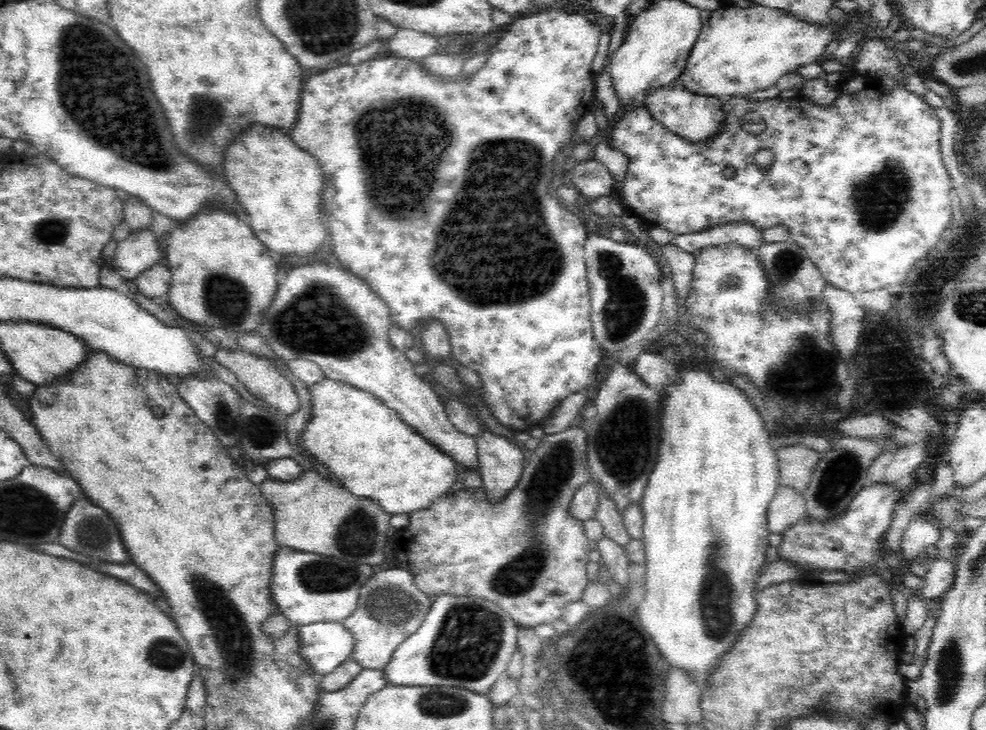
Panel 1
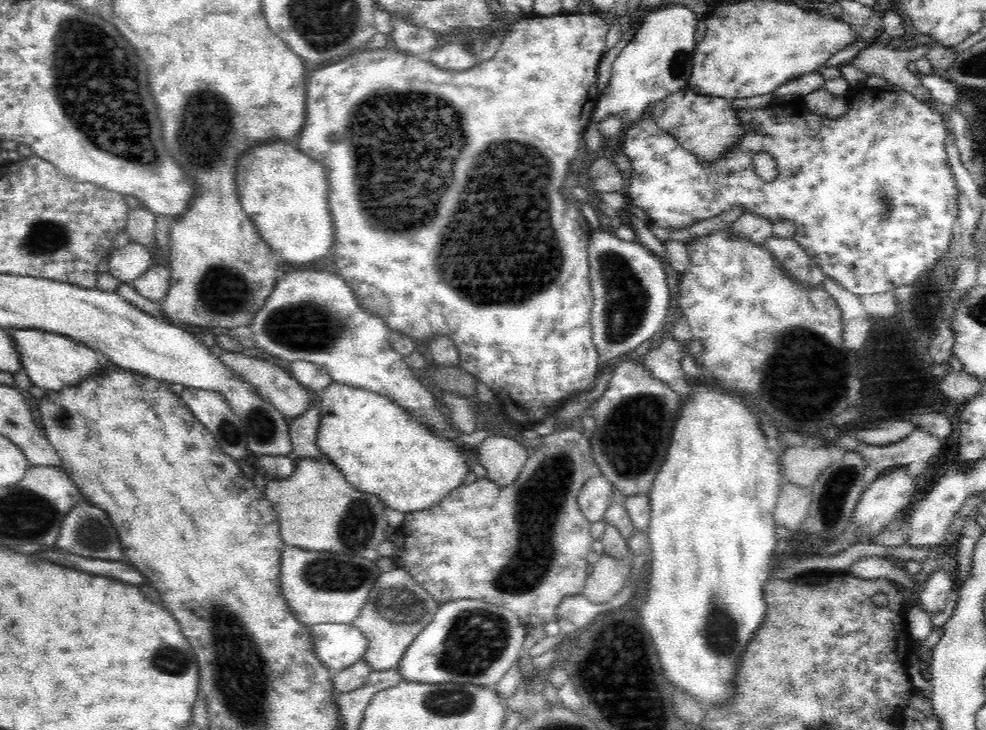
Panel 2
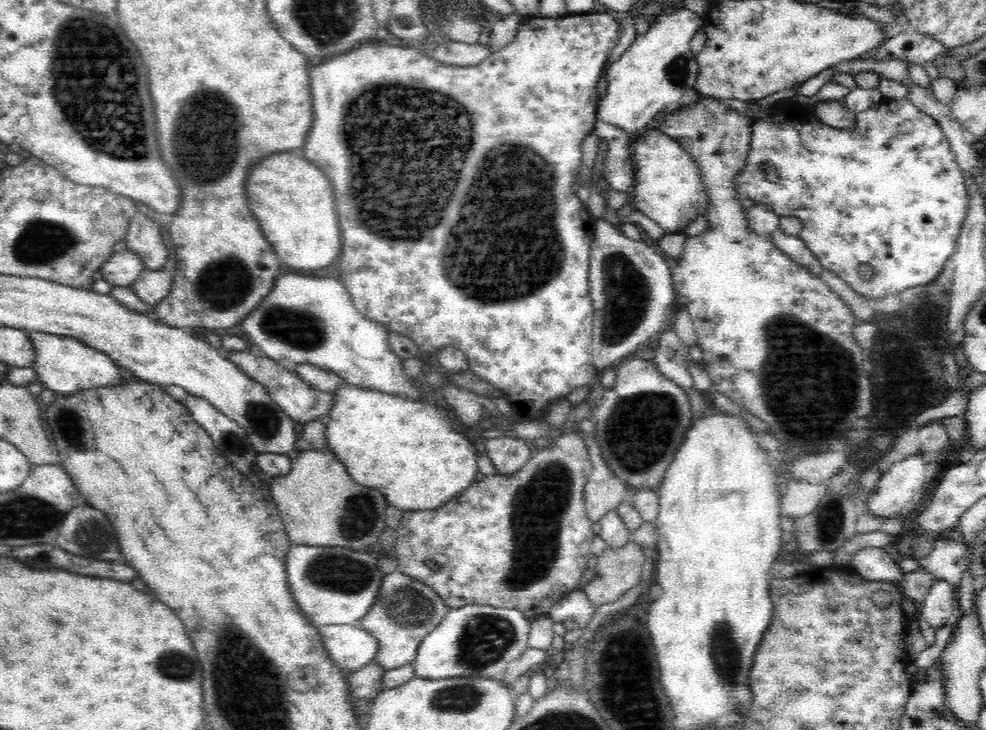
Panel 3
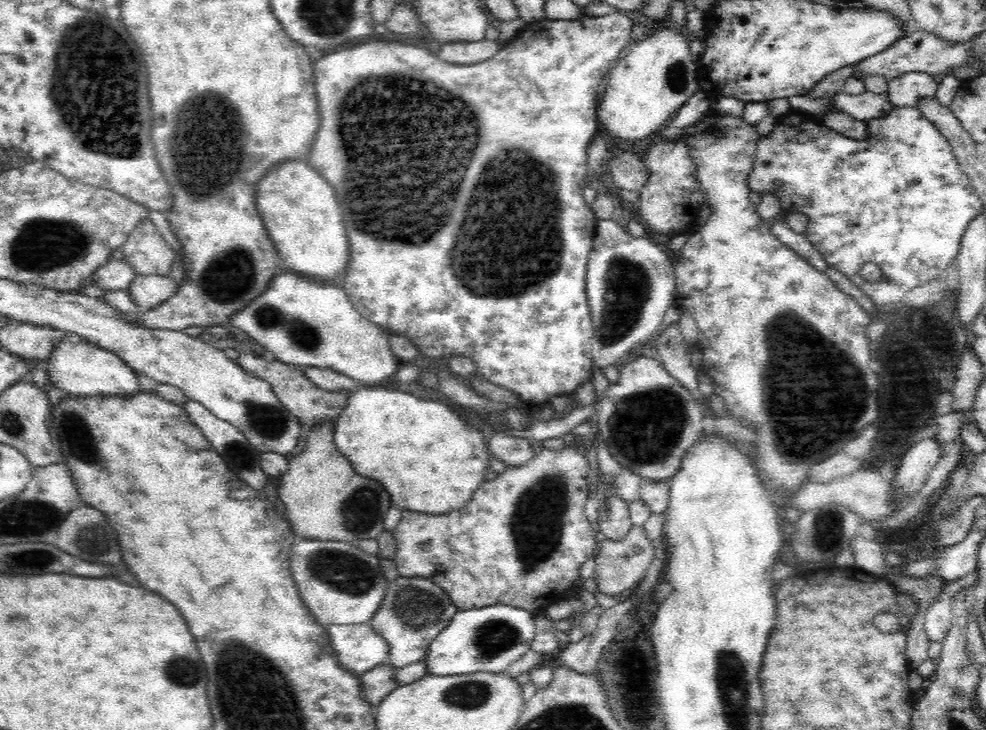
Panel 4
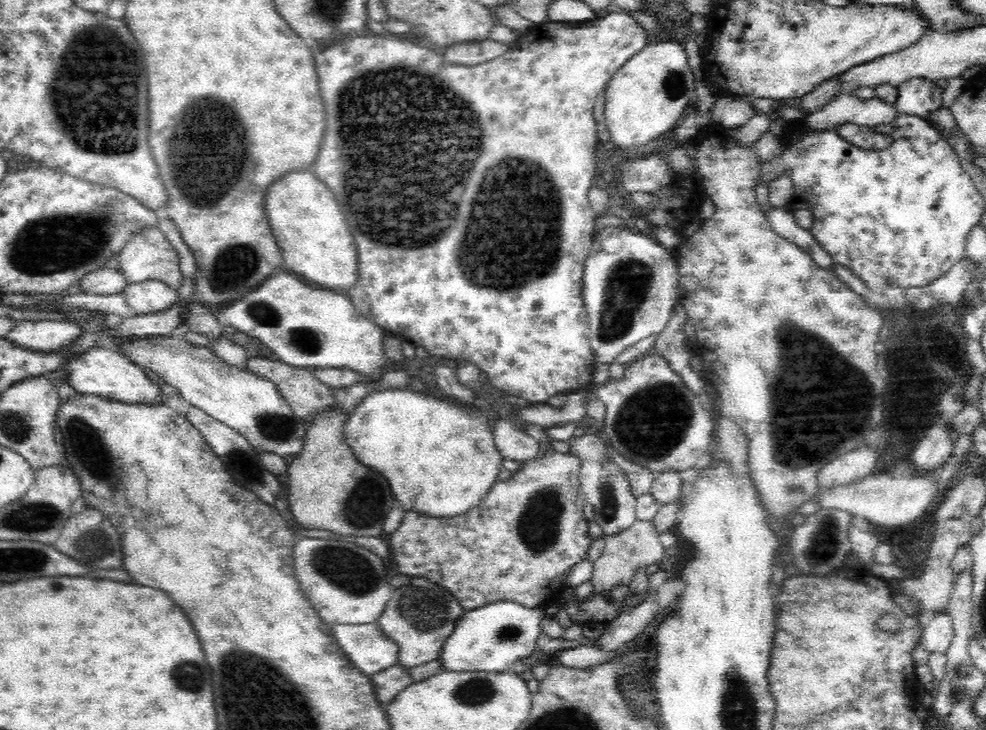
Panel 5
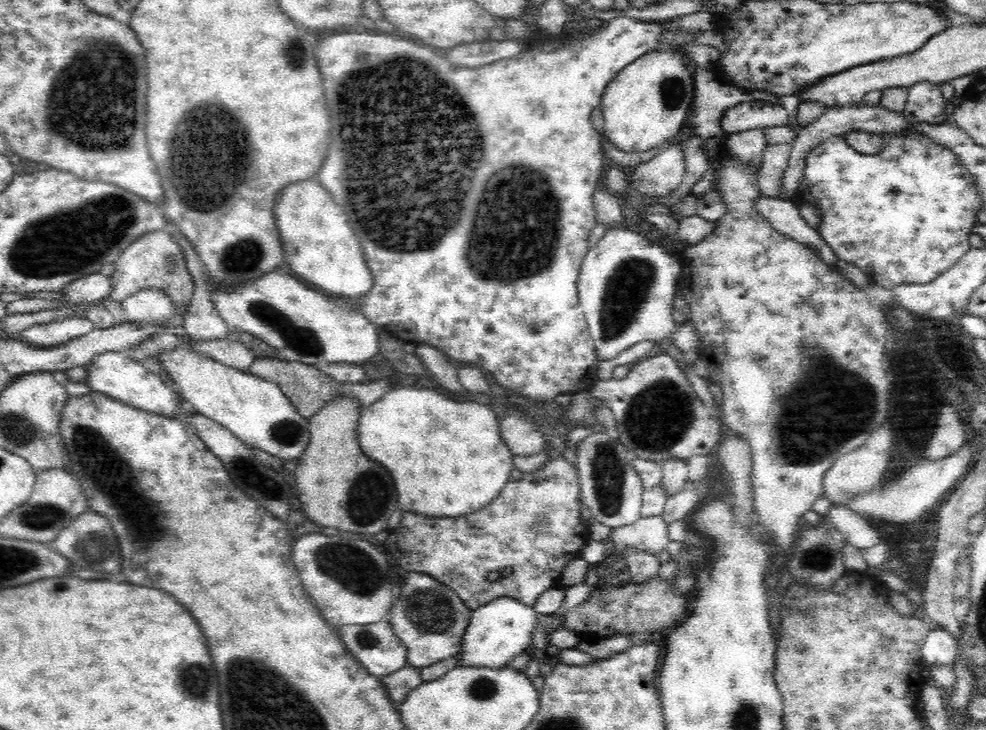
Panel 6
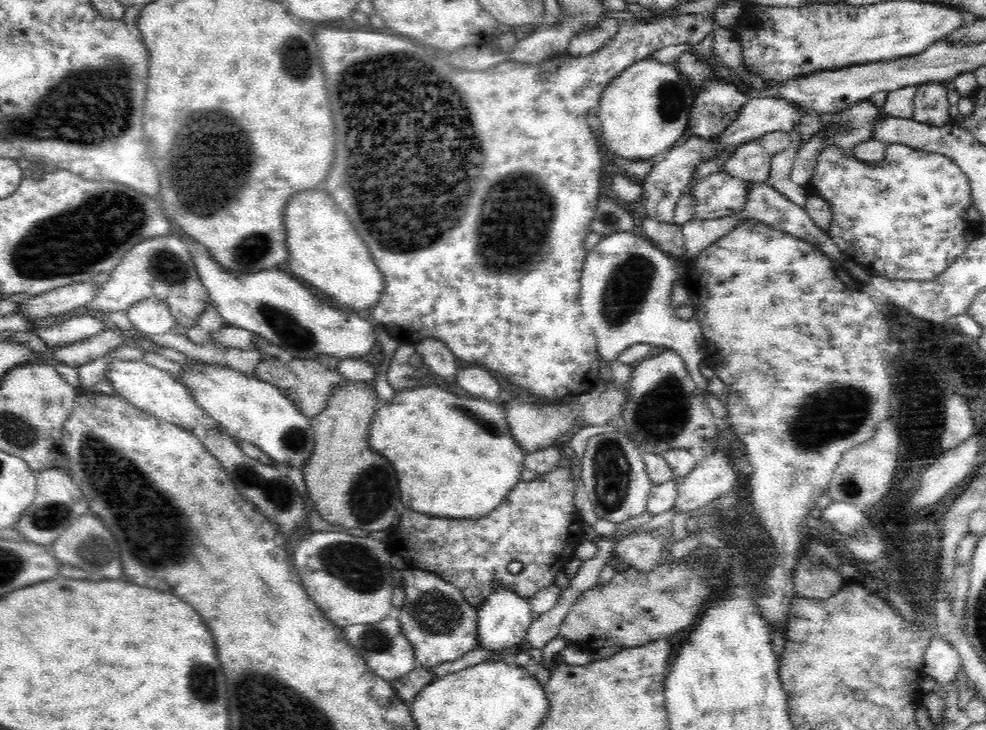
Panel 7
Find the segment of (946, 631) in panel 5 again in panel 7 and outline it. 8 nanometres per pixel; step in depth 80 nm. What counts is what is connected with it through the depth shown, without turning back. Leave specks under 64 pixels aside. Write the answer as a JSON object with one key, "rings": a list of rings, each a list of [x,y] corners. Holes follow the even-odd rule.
{"rings":[[[930,637],[923,657],[922,673],[932,676],[936,682],[936,691],[940,691],[940,694],[946,691],[946,686],[958,678],[958,672],[961,672],[961,658],[951,641]]]}

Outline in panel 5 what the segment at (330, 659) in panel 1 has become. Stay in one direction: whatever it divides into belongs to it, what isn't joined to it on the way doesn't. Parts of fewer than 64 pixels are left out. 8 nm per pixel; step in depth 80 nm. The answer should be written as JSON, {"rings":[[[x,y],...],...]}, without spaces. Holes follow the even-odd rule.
{"rings":[[[378,623],[330,626],[335,642],[350,663],[372,677],[398,663],[398,644],[384,634]]]}

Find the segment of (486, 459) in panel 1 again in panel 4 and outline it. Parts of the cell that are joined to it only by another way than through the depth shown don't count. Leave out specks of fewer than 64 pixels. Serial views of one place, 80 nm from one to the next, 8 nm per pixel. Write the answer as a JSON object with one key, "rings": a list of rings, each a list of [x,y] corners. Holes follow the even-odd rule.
{"rings":[[[496,428],[488,442],[491,454],[510,467],[526,464],[535,456],[530,438],[505,434],[504,428]]]}

